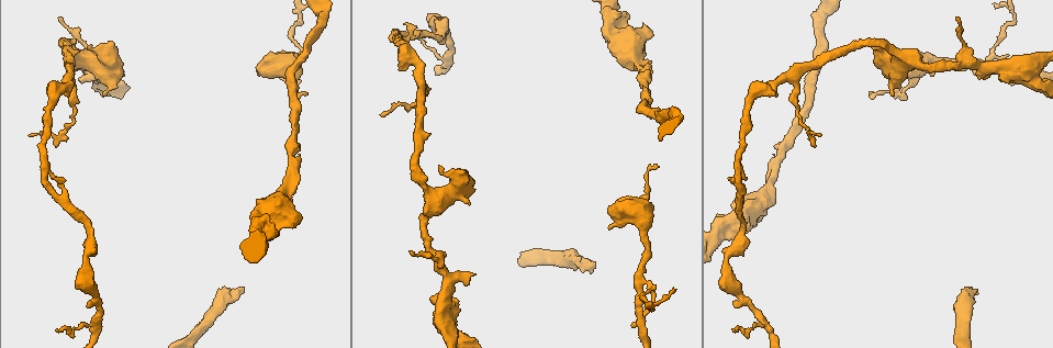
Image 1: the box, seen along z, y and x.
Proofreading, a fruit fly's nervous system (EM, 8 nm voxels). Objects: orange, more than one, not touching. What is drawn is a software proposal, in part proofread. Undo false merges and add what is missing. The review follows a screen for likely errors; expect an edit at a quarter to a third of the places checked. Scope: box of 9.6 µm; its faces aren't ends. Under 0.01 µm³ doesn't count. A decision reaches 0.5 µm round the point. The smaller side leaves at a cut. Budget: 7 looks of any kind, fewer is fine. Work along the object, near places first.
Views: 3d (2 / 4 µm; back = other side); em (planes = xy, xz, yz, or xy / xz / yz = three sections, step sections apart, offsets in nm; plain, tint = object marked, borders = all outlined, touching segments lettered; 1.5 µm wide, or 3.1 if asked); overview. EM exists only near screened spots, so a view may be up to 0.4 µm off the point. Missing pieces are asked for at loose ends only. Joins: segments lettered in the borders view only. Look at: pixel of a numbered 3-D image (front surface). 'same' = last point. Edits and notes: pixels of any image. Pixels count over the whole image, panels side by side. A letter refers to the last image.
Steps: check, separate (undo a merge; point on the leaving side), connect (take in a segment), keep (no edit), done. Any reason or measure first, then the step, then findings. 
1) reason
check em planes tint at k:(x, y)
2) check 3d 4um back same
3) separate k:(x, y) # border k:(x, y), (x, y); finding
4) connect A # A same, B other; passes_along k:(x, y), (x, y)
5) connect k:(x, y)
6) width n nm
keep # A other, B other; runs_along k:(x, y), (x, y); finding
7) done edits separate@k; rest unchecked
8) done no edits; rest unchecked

abrupt turn
check 3d 4um at 1:(760, 320)

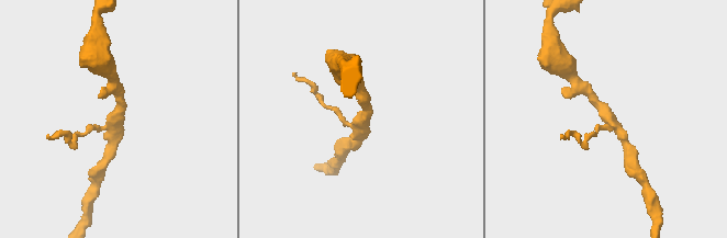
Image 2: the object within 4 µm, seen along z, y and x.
shape alone is not enough
check em xz step 4 borders at 2:(610, 121)

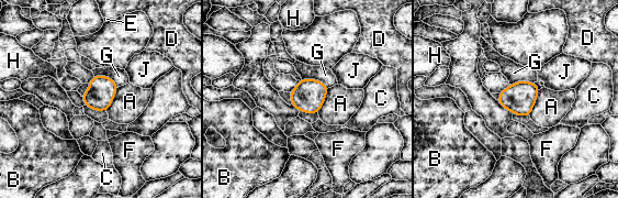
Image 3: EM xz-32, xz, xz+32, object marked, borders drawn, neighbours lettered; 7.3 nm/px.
longest_contact A 220 nm
keep # A other, B other, C other, D other, E other, F other, G other, H other, J other; border 3:(532, 83), (539, 89); one neuron here

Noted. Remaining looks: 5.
side arm on a straight run
check em planes borders at 1:(69, 69)

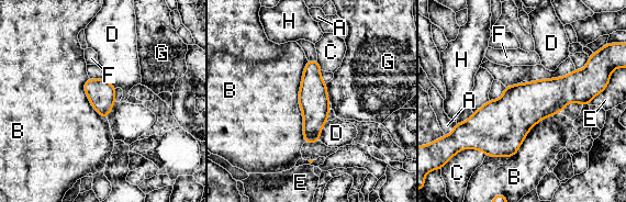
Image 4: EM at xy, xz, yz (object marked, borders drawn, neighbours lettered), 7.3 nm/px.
keep # A other, B other, C other, D other, E other, F other, G other, H other; runs_along 4:(314, 63), (313, 123), (310, 141); all the same neuron

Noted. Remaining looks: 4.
check em planes plain at 1:(729, 217)

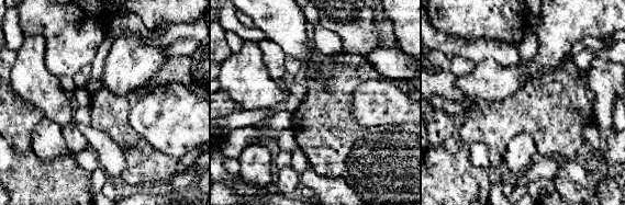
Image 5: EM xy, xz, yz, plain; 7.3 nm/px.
check em planes borders same

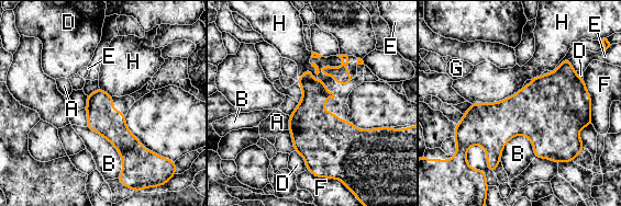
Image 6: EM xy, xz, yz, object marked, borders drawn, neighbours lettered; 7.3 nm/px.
width 220 nm; longest_contact B 440 nm
keep # A other, B other, D other, E other, F other, G other, H other; no lettered segment goes on from it

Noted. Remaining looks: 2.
done no edits; rest unchecked

